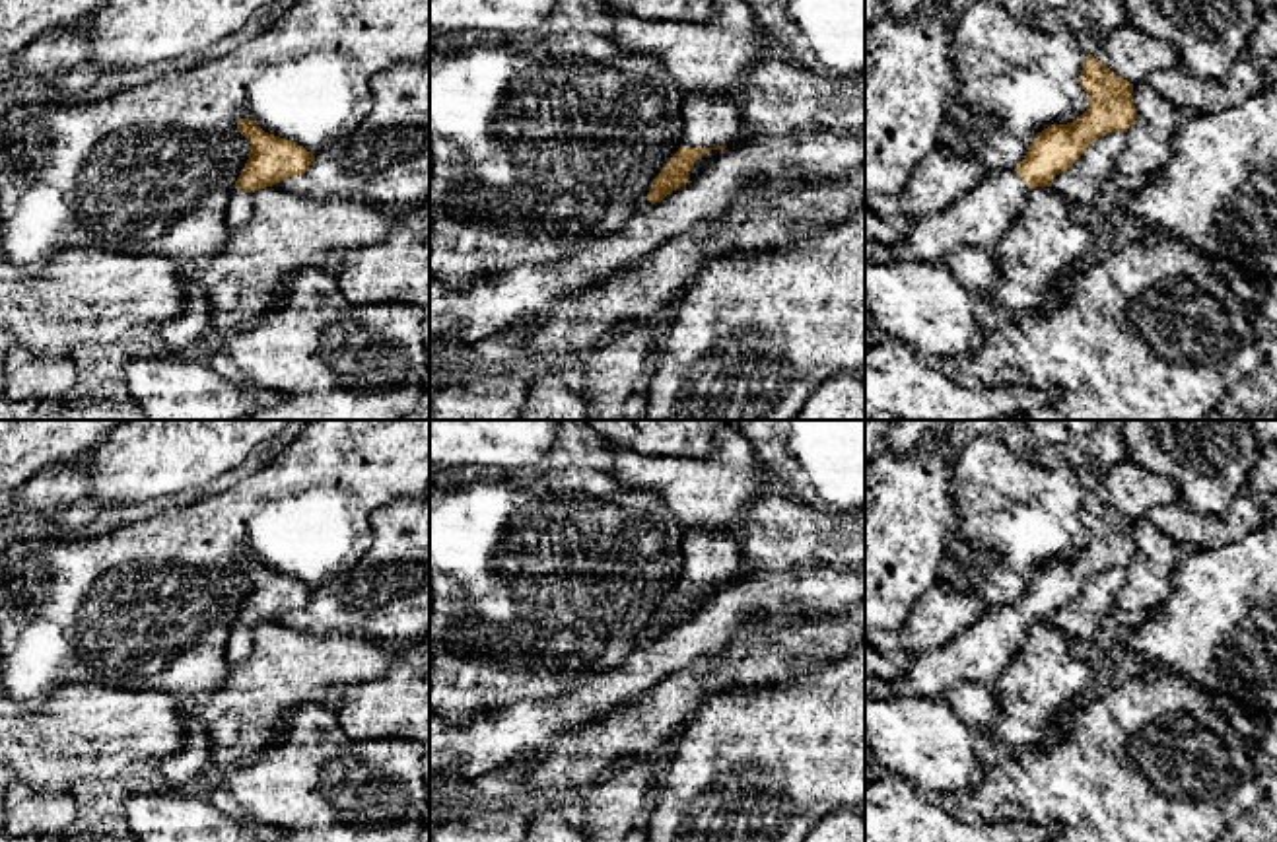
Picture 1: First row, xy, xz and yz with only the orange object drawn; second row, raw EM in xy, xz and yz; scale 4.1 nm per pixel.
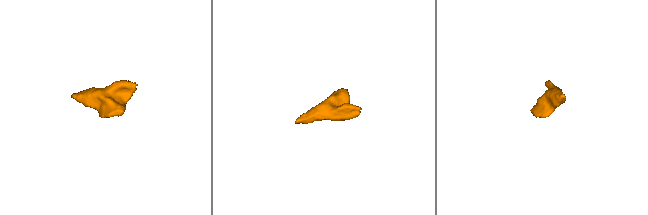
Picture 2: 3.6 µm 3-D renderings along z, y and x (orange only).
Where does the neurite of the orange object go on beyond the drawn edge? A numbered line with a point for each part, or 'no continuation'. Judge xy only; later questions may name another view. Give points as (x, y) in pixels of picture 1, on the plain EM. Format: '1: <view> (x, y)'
1: xy (240, 644)

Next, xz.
1: xz (708, 557)

